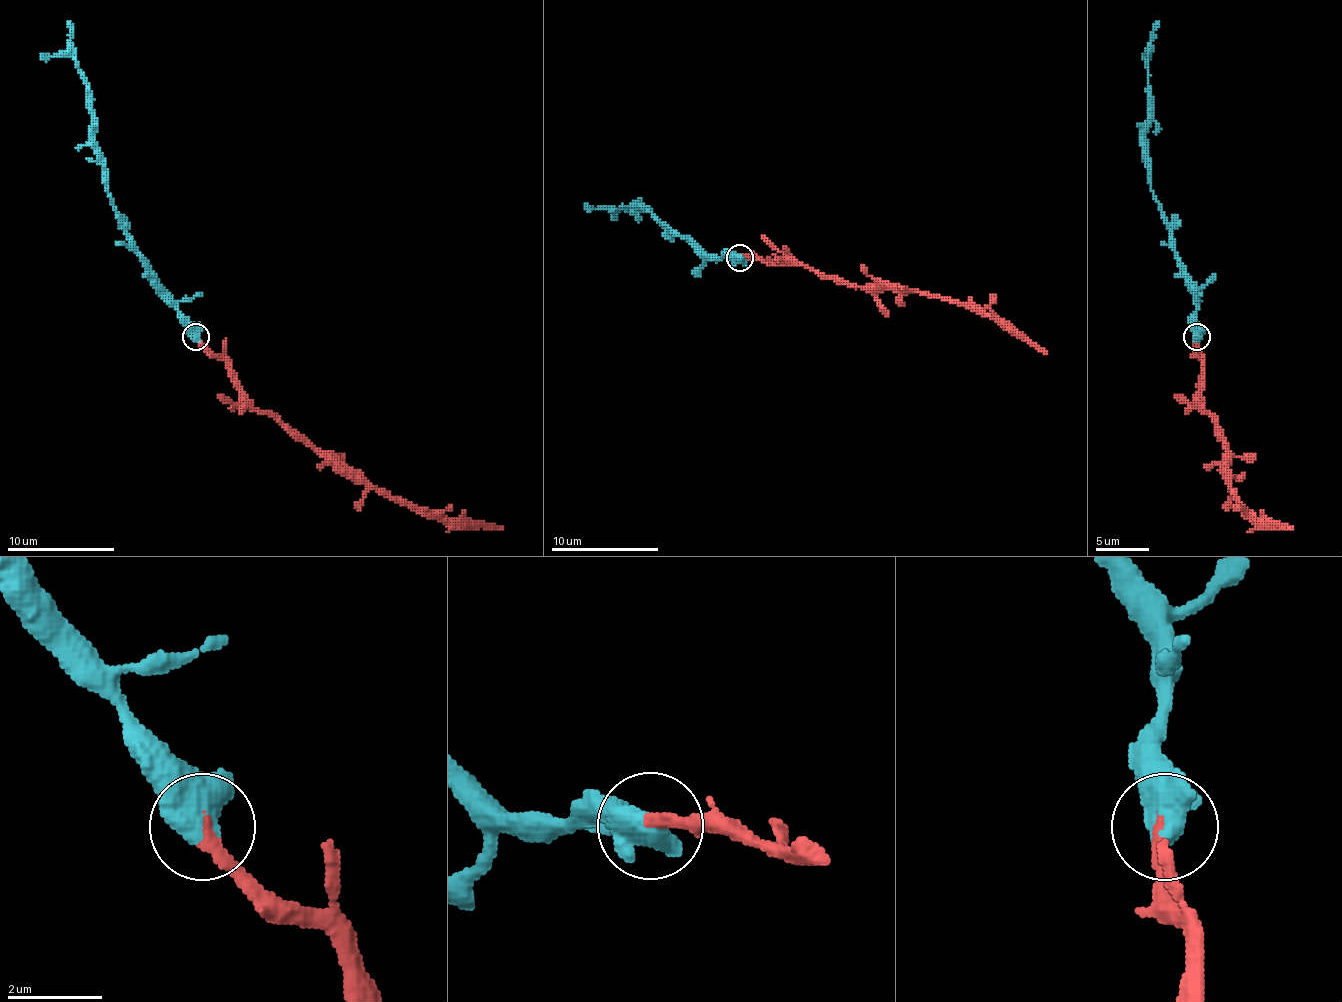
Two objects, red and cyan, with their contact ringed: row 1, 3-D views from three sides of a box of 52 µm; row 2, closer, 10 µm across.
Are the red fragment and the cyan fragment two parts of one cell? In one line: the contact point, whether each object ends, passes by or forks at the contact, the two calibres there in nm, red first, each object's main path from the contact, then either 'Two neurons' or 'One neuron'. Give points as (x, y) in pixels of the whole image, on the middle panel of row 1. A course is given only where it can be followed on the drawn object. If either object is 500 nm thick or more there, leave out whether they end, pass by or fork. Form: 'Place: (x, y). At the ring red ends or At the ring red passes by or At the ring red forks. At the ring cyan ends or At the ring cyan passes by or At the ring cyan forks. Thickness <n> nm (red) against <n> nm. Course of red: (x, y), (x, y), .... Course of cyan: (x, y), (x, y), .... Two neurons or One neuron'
Place: (740, 258). Thickness 320 nm (red) against 600 nm. Course of red: (740, 257), (770, 262), (797, 262), (845, 284), (923, 292), (996, 316), (1047, 354). Course of cyan: (740, 257), (708, 257), (638, 206), (619, 209), (611, 219). One neuron

